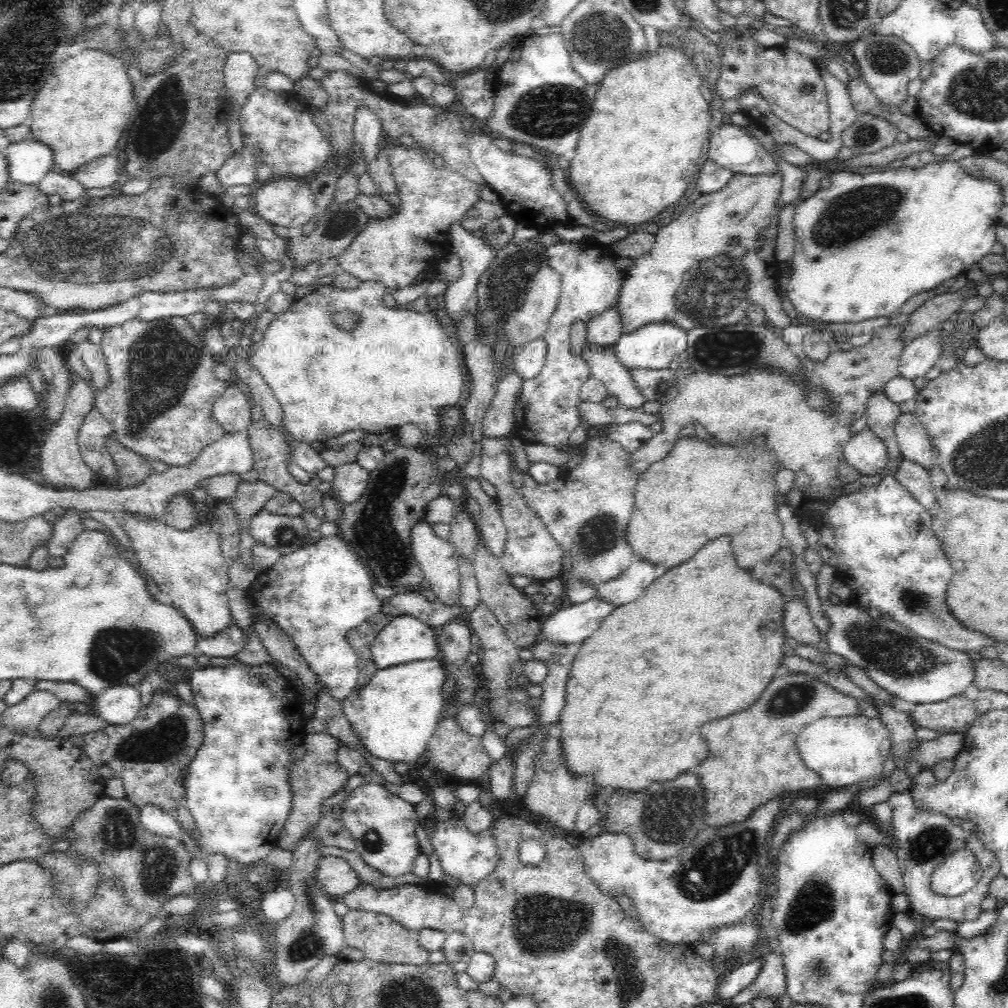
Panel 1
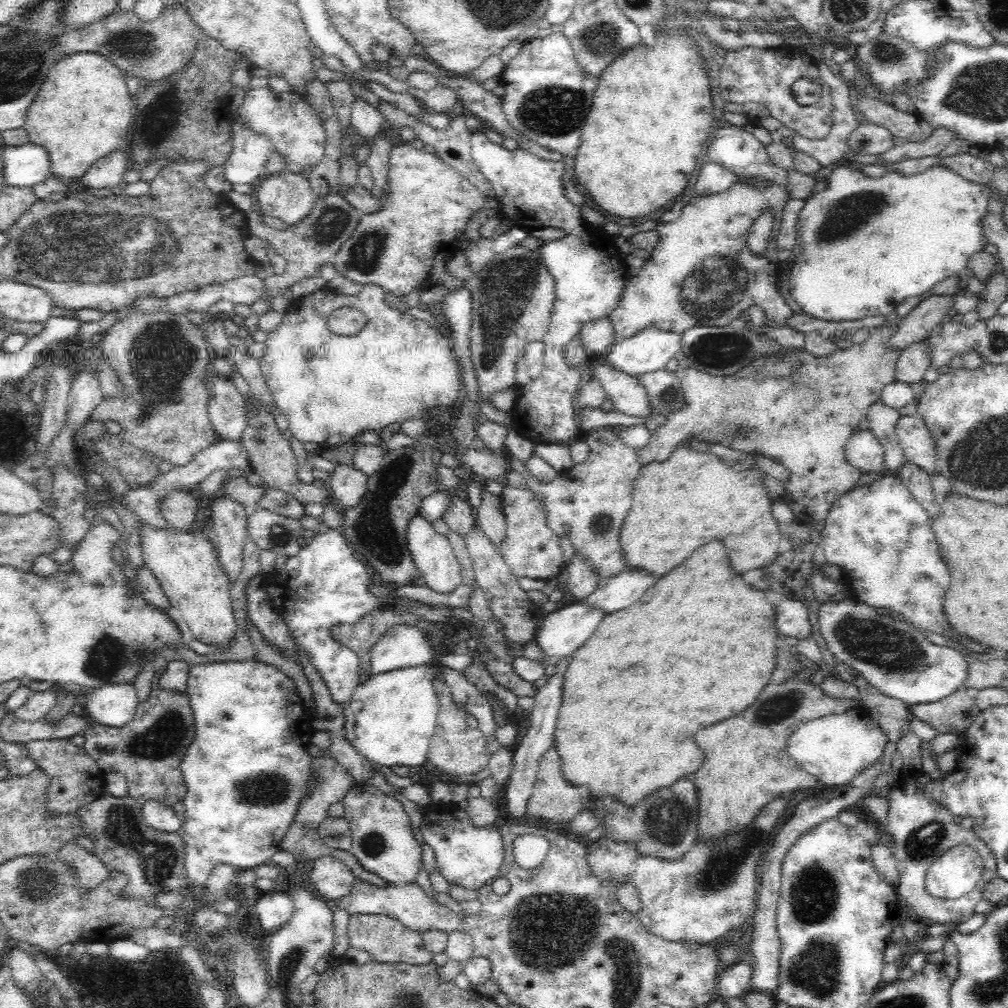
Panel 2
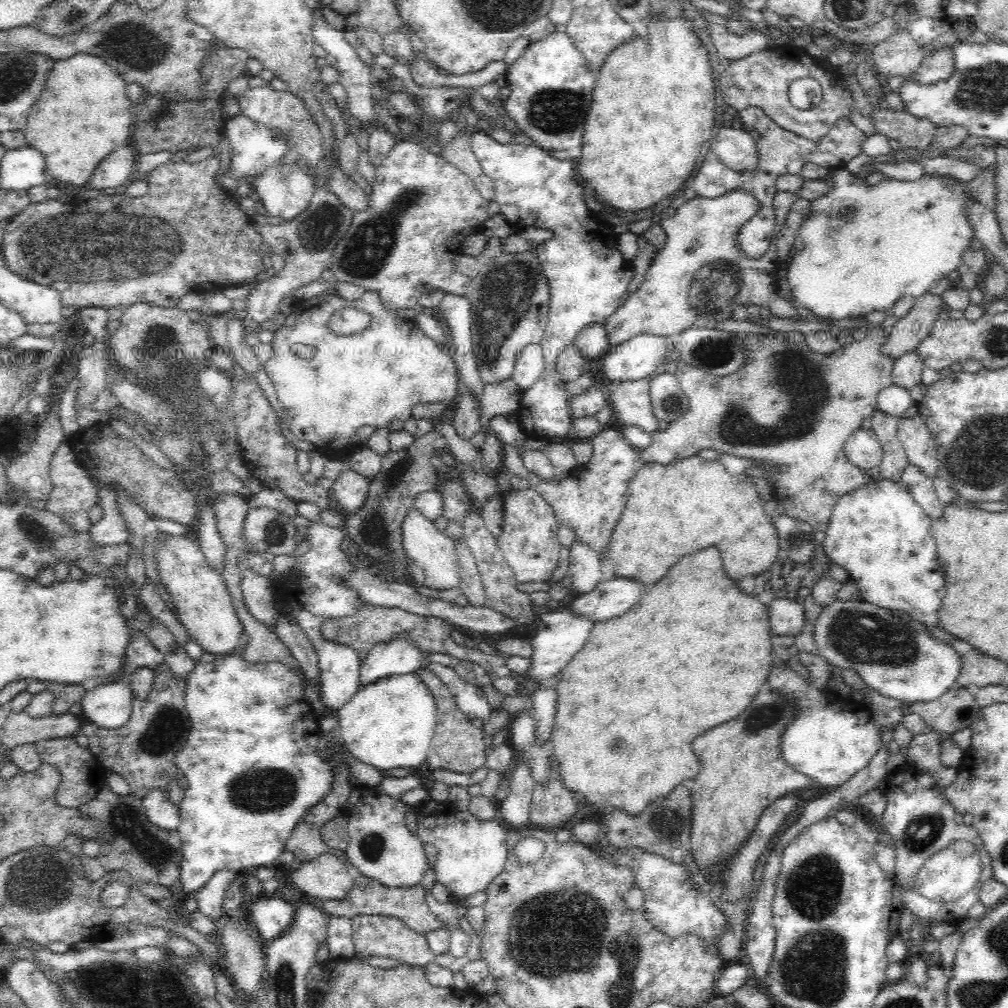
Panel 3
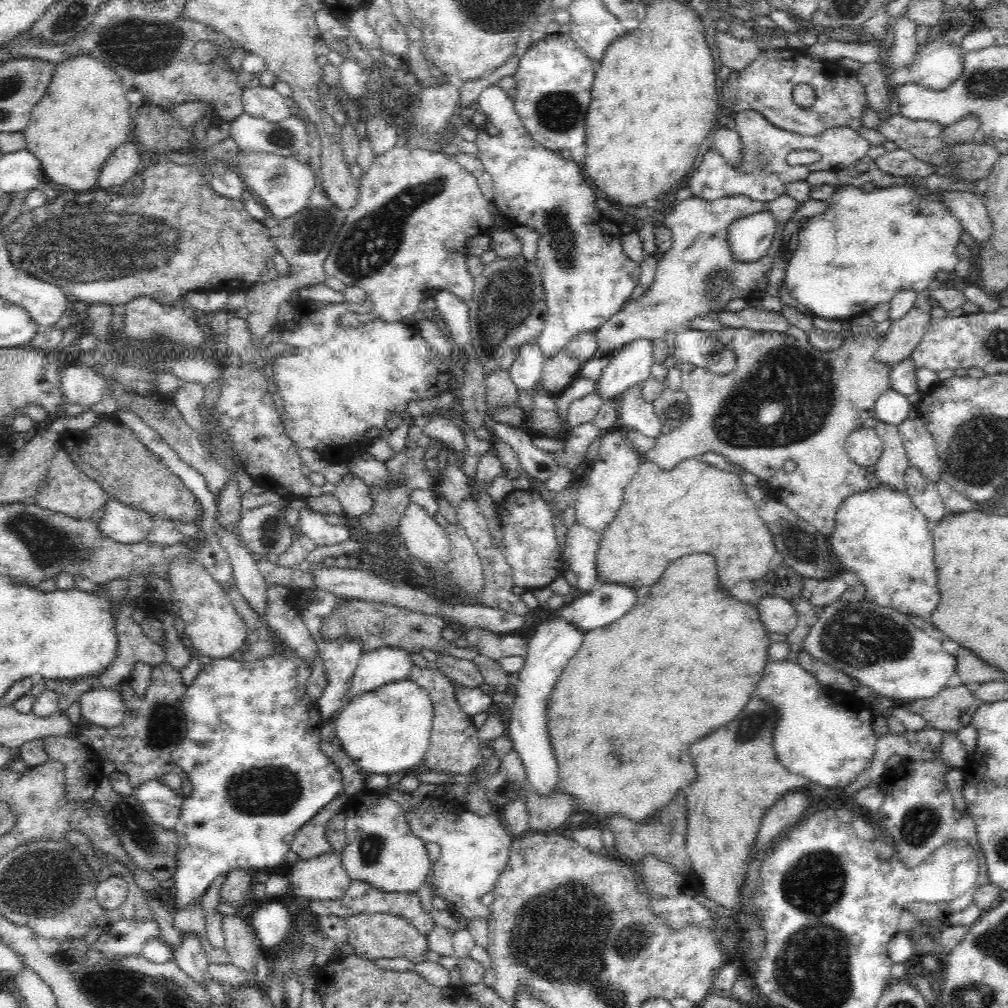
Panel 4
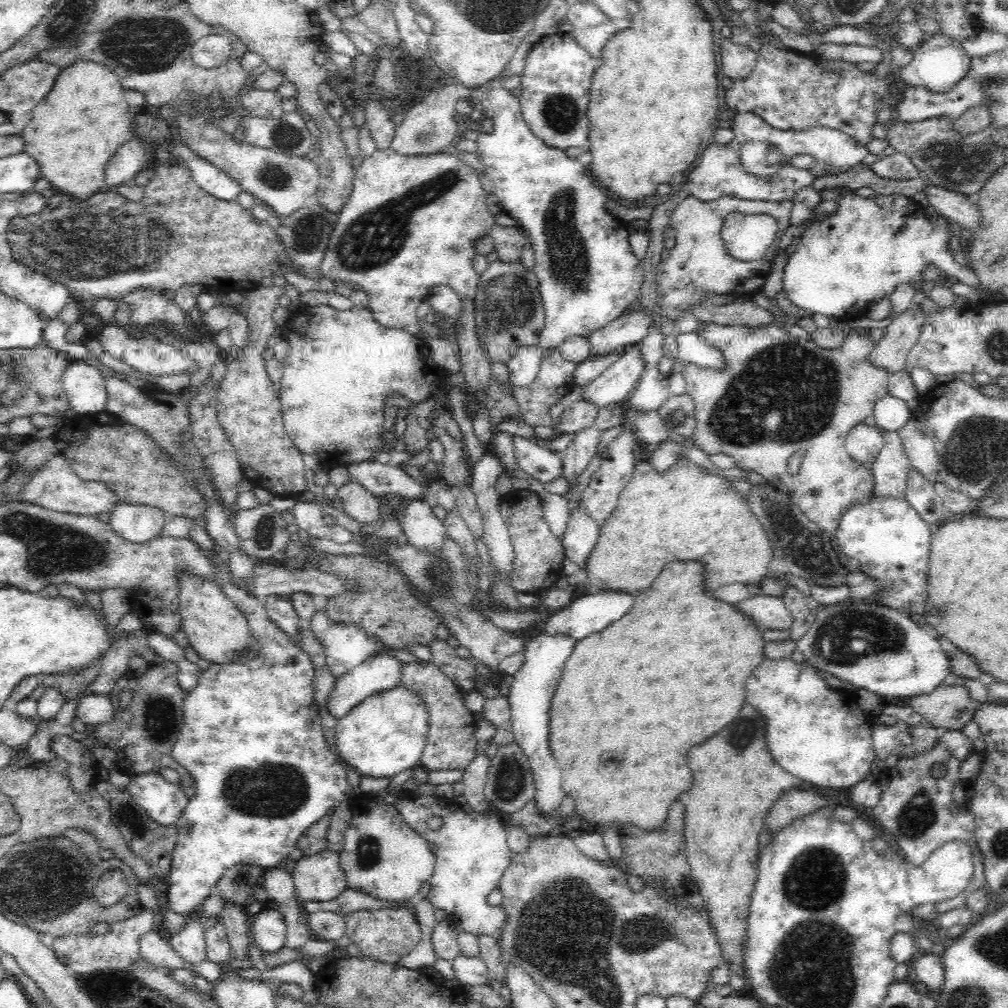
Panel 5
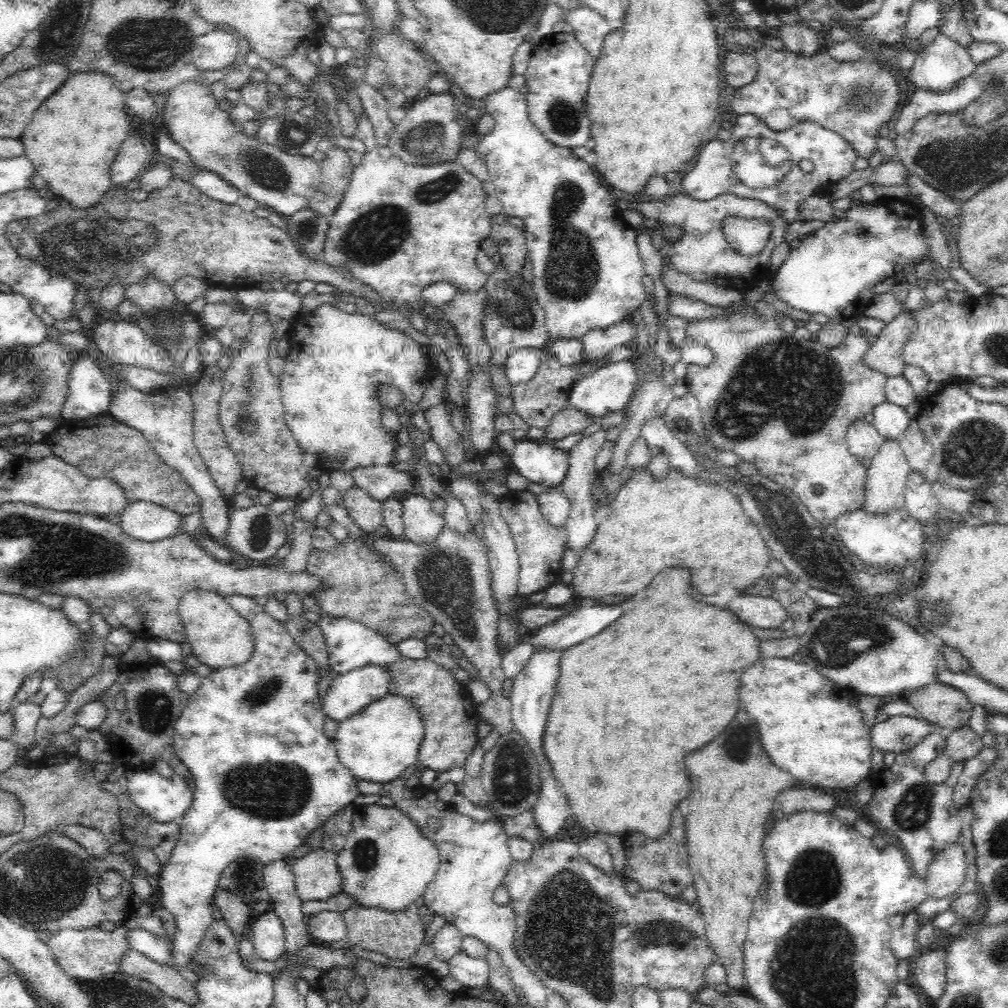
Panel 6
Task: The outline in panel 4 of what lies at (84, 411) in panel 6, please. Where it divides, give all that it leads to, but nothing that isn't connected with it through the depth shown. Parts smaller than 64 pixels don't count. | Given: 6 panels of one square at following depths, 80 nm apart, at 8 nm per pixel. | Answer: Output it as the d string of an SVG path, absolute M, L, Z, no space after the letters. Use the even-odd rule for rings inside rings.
M82 366L66 367L61 372L64 406L68 404L96 404L104 394L105 378L97 378L92 370Z

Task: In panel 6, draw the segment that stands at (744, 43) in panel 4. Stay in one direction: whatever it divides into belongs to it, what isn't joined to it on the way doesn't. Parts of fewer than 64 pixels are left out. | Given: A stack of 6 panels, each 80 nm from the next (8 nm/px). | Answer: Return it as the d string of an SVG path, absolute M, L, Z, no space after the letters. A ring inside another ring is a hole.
M742 49L738 51L726 50L724 53L724 68L722 74L727 84L738 88L752 82L756 75L757 62L755 56Z

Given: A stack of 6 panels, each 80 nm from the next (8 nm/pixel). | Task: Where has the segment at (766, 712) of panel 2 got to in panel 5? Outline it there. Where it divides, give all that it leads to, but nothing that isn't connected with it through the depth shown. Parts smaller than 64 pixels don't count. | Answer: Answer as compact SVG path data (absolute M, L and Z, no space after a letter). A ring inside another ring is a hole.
M746 704L740 716L720 730L716 736L688 750L688 766L694 772L694 784L684 794L686 806L685 854L691 868L691 882L704 899L703 912L714 929L722 954L727 960L731 979L729 986L740 992L738 997L750 995L745 973L745 947L747 936L747 919L749 918L751 892L758 874L757 856L758 836L765 826L766 814L780 799L782 794L800 788L802 780L794 778L786 770L782 770L768 752L766 746L766 722L762 722L762 714L754 710L754 706Z

